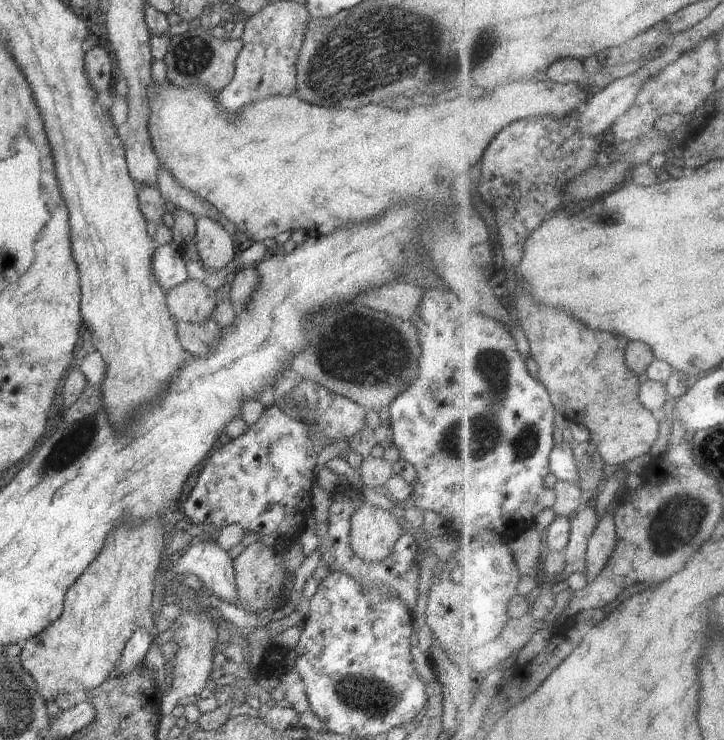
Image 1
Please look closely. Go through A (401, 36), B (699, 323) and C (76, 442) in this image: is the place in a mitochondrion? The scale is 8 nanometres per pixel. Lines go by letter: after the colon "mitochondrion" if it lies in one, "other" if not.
A: mitochondrion
B: other
C: mitochondrion

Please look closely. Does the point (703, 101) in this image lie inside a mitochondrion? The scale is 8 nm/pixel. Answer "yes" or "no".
no

